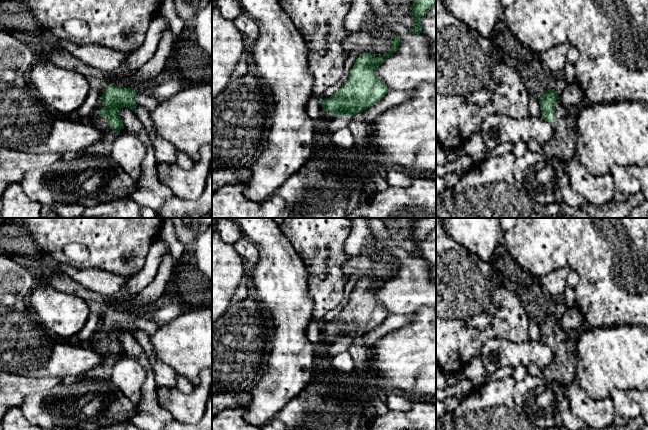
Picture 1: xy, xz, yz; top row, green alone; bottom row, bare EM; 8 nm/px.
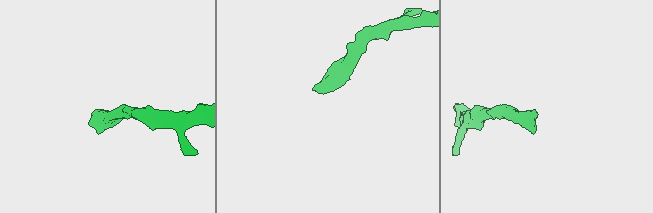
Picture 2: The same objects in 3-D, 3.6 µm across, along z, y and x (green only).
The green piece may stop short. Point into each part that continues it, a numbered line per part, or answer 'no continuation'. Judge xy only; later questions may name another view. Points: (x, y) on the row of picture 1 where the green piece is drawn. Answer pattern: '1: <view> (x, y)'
1: xy (103, 148)

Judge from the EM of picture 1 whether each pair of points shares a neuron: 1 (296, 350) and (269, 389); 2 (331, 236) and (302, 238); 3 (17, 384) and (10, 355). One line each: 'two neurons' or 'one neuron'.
1: one neuron
2: one neuron
3: two neurons

